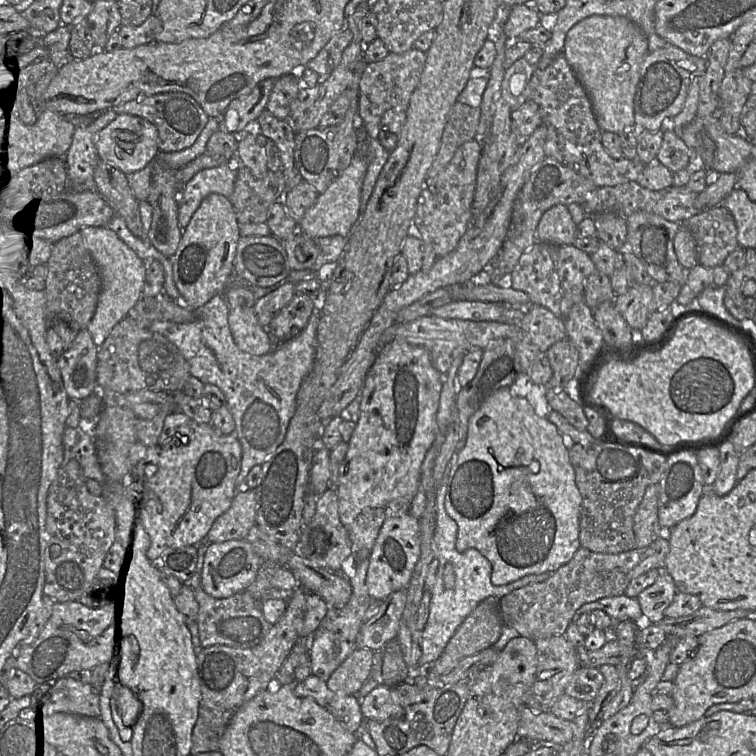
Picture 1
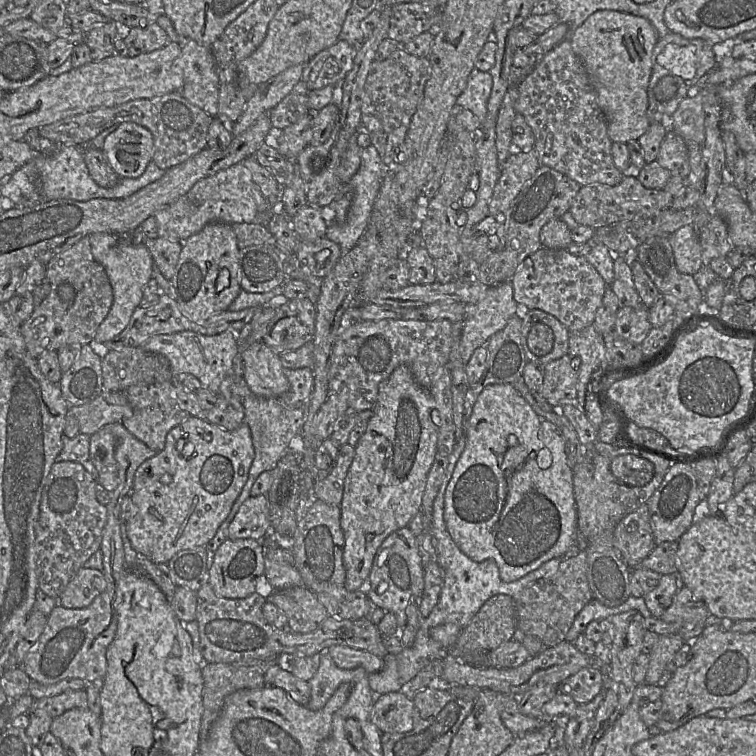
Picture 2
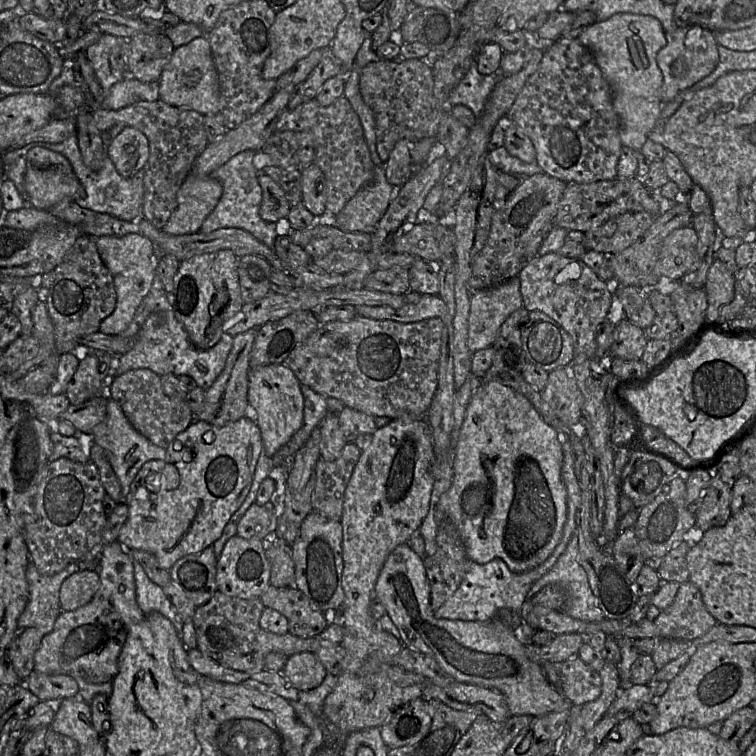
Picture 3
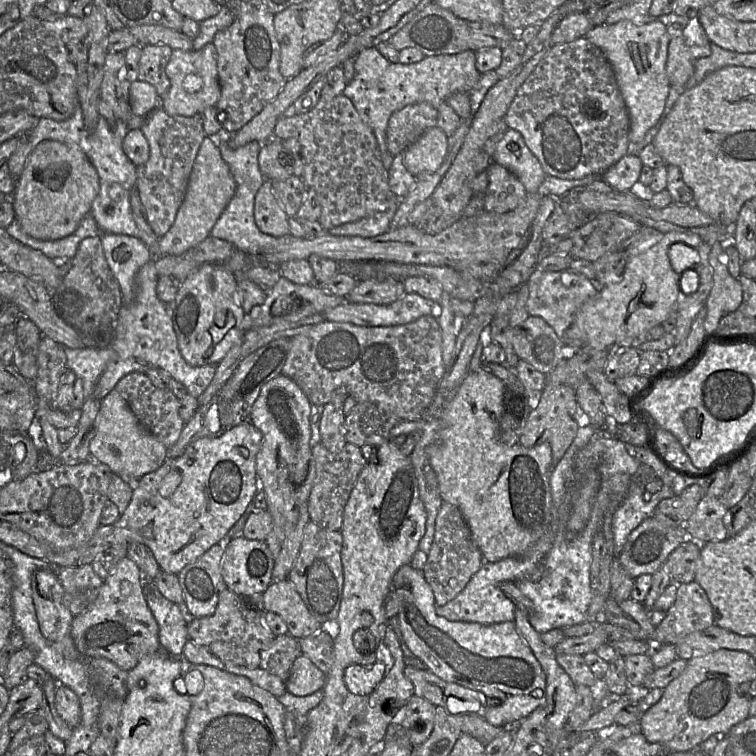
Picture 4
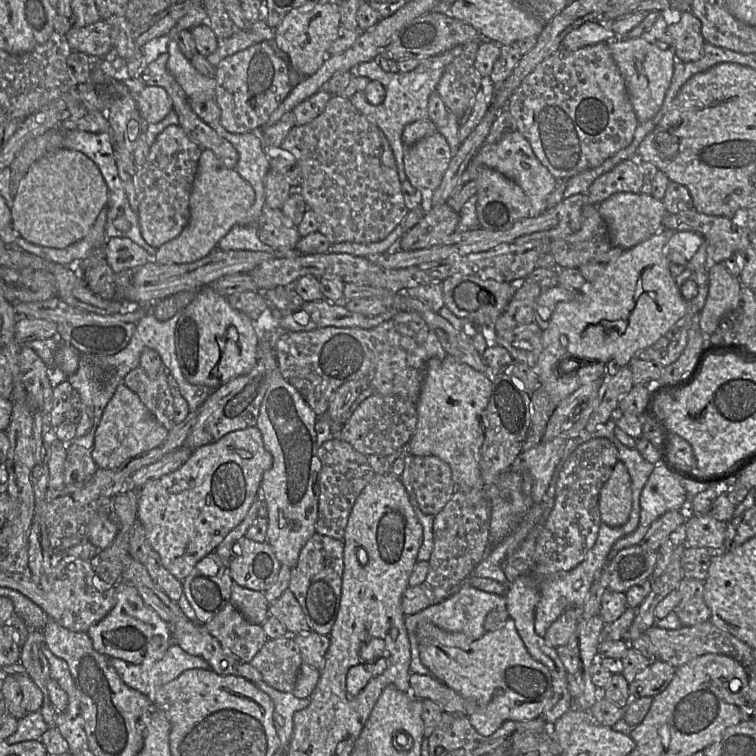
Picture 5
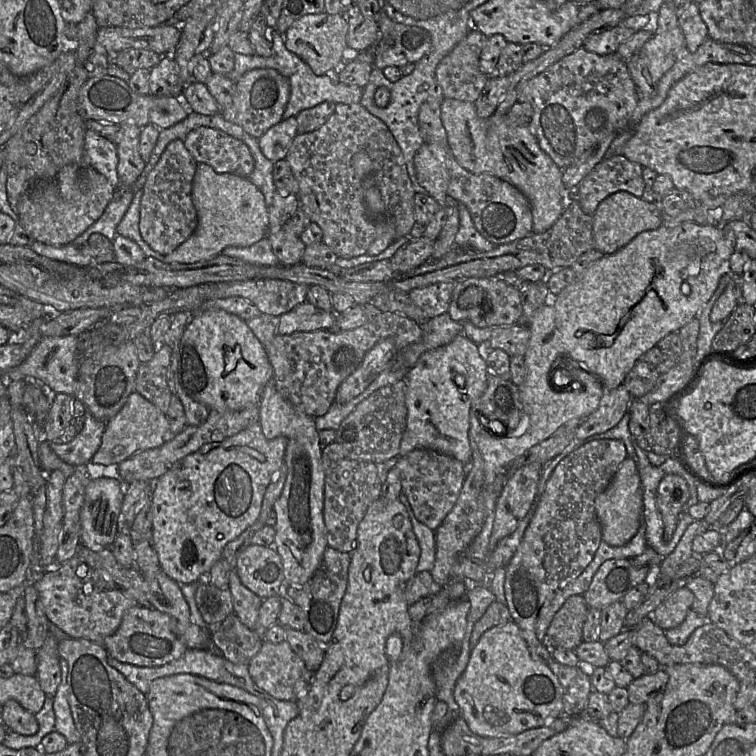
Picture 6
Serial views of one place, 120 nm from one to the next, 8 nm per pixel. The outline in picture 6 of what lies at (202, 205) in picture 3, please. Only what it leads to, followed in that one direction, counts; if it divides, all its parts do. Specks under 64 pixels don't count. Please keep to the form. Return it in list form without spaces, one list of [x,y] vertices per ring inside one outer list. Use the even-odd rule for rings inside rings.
[[[198,164],[192,183],[192,201],[197,211],[198,224],[194,233],[173,252],[165,255],[166,263],[196,263],[209,260],[228,246],[248,247],[268,235],[268,208],[262,192],[246,177],[217,173],[208,164]]]

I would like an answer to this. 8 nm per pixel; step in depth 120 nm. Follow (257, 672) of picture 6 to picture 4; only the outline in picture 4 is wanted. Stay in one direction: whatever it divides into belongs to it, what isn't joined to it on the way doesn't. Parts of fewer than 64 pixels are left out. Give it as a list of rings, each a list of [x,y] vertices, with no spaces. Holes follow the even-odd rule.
[[[289,634],[276,636],[261,652],[260,667],[286,683],[292,664],[300,654],[299,640]]]

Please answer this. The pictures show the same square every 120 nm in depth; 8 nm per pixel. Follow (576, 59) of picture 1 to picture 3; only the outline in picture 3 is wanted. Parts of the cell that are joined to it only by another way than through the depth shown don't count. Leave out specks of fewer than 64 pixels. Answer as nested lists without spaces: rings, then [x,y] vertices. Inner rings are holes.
[[[615,13],[606,20],[596,21],[582,30],[577,38],[593,55],[603,77],[609,85],[612,105],[619,119],[619,137],[622,146],[640,150],[661,117],[660,90],[663,75],[656,61],[658,51],[665,46],[666,36],[655,17],[632,13]]]

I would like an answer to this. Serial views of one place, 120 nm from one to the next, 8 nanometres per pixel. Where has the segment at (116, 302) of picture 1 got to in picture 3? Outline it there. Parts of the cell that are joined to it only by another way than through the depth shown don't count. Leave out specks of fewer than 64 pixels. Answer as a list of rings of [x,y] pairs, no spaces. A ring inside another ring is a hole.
[[[141,233],[98,237],[97,248],[113,276],[117,293],[116,308],[101,322],[99,331],[107,335],[119,335],[131,324],[138,307],[150,292],[157,273],[159,255],[153,242]]]

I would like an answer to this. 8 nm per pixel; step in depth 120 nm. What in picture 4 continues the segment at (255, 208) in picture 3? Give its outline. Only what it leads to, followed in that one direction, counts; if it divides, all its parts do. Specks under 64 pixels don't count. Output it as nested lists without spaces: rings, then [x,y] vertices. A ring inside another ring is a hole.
[[[219,136],[215,141],[223,160],[229,165],[236,183],[236,190],[228,205],[212,228],[211,235],[230,242],[236,250],[253,257],[261,258],[262,254],[273,247],[277,238],[262,233],[254,220],[255,197],[265,178],[259,168],[259,152],[263,143],[253,141],[232,149],[227,143],[228,136]]]

